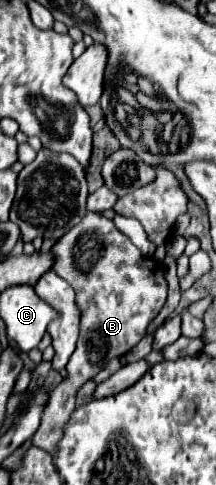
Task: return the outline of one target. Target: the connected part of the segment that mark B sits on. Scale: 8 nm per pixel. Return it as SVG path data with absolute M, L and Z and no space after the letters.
M86 213L78 225L58 239L52 253L56 255L56 275L70 283L82 309L80 339L72 359L68 361L68 375L54 387L42 415L42 423L30 439L32 445L54 455L62 437L62 427L76 409L76 393L88 379L102 371L110 359L126 355L146 335L146 327L166 303L168 283L164 279L164 267L156 261L152 263L150 257L144 257L108 217L98 213Z

